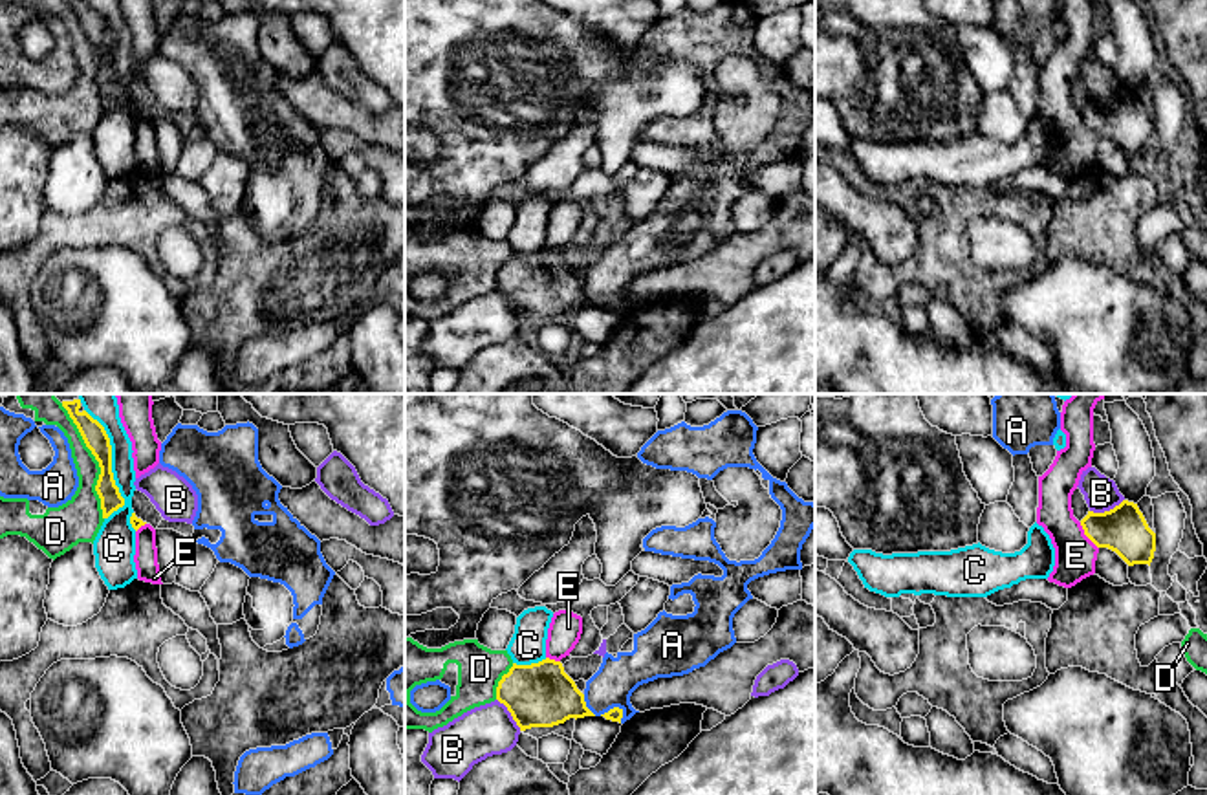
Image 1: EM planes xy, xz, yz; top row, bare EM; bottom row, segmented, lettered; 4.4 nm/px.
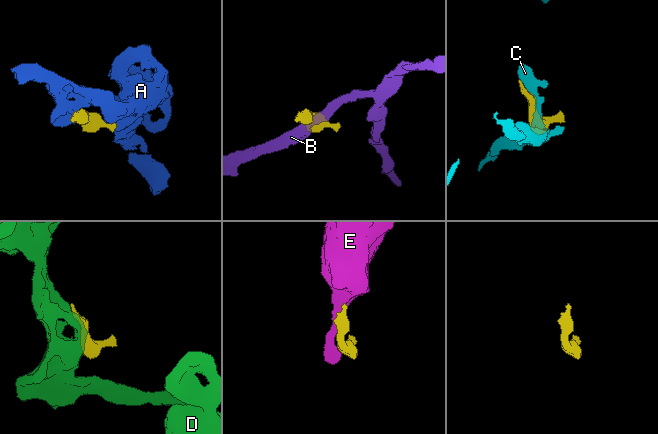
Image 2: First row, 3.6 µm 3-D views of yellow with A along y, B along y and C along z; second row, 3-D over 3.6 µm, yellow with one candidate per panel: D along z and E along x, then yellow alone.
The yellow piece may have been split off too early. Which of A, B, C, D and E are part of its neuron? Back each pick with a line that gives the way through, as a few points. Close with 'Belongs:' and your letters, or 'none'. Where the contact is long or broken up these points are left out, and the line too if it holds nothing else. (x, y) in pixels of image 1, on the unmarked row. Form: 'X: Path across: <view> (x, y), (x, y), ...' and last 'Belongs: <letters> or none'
Belongs: none

